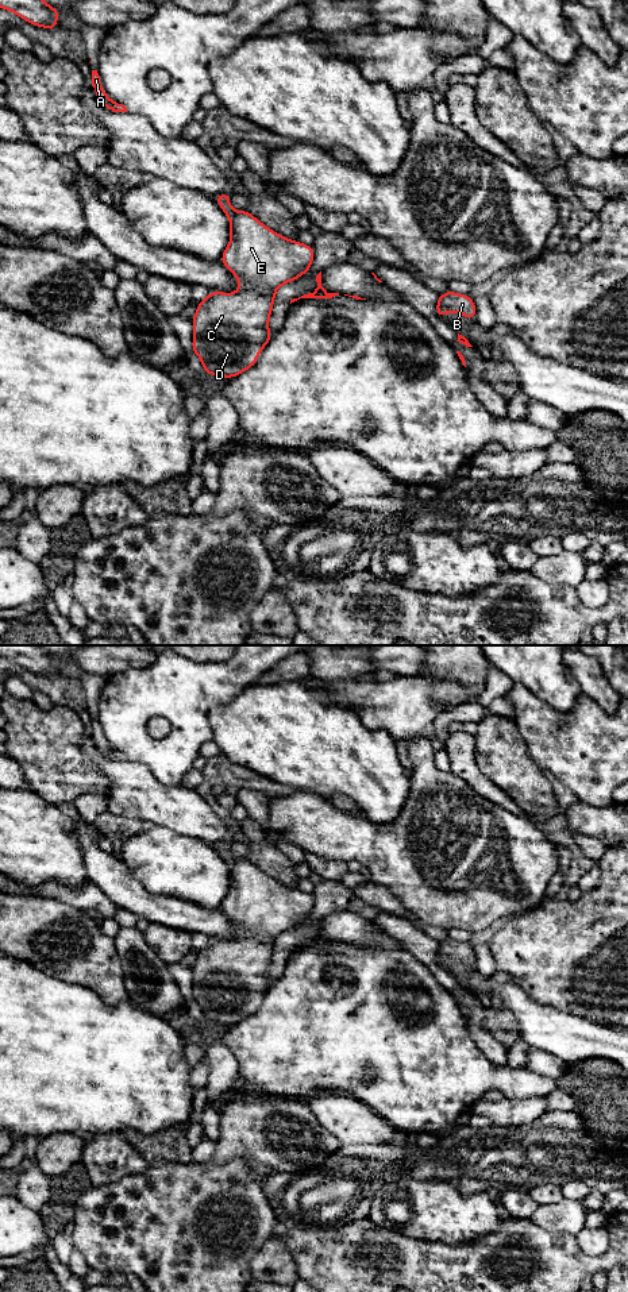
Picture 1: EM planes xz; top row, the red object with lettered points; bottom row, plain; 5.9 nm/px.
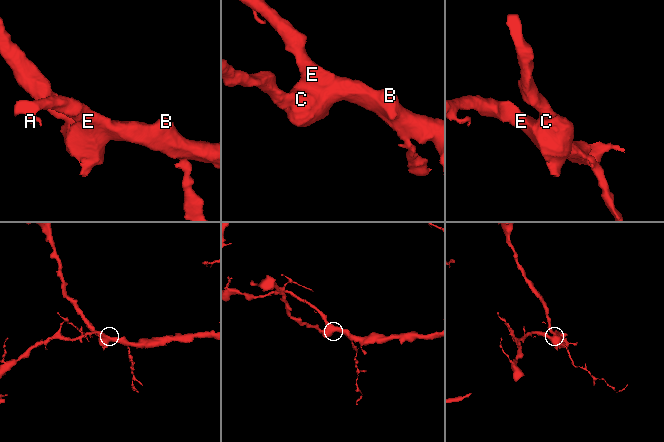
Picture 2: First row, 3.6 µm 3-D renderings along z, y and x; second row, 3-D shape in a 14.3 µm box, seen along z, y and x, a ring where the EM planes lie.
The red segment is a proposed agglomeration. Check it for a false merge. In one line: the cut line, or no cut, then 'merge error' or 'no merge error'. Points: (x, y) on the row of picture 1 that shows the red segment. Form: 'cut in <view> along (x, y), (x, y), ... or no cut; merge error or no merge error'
no cut; no merge error

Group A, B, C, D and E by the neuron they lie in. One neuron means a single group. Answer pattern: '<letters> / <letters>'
A B C D E

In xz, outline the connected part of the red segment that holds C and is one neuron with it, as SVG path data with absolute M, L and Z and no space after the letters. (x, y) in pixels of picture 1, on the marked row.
M220 193L215 197L230 219L231 231L230 243L220 262L235 275L239 289L235 293L211 292L197 304L192 319L192 351L200 358L204 374L223 378L235 378L257 363L261 351L273 339L267 323L277 289L304 275L311 269L315 257L312 246L289 240L271 231L246 209L234 211L230 197L230 193Z

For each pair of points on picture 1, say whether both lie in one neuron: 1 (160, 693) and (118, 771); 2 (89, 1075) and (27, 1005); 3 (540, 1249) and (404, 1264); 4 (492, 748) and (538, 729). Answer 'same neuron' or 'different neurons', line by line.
1: different neurons
2: same neuron
3: same neuron
4: different neurons

